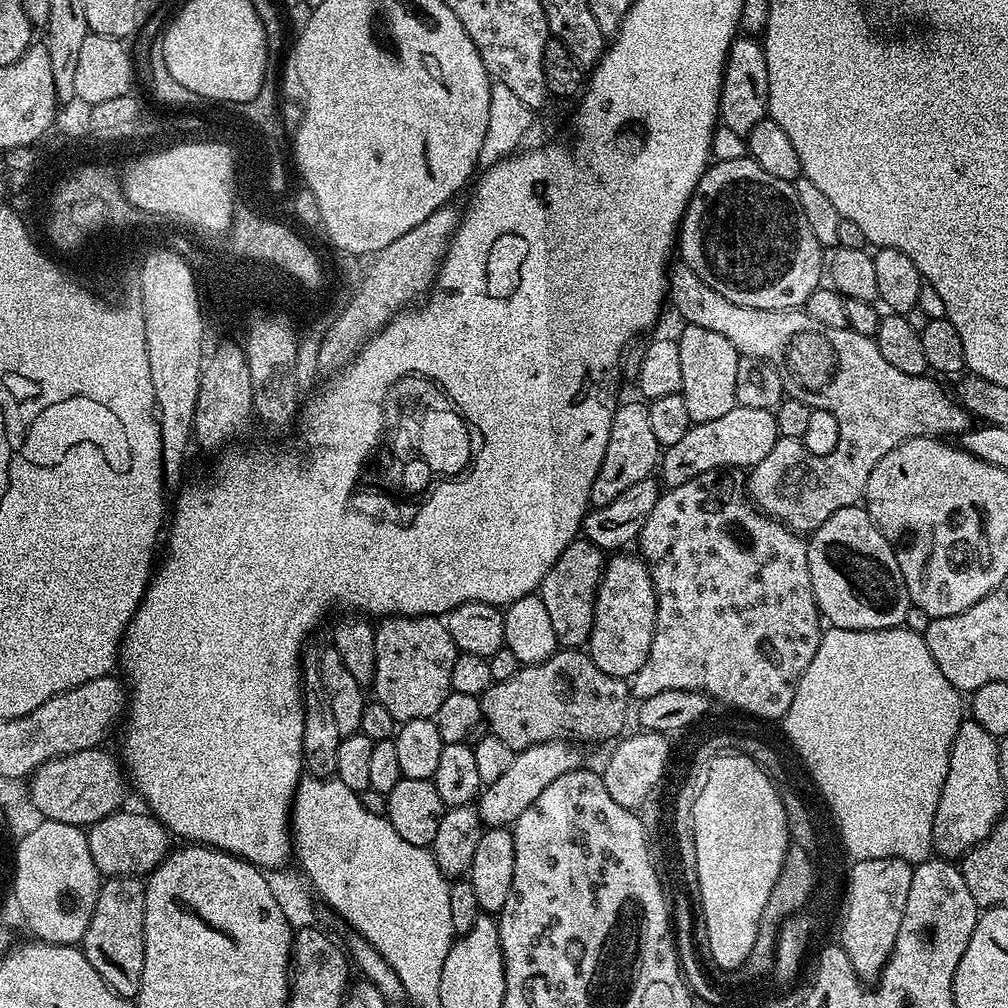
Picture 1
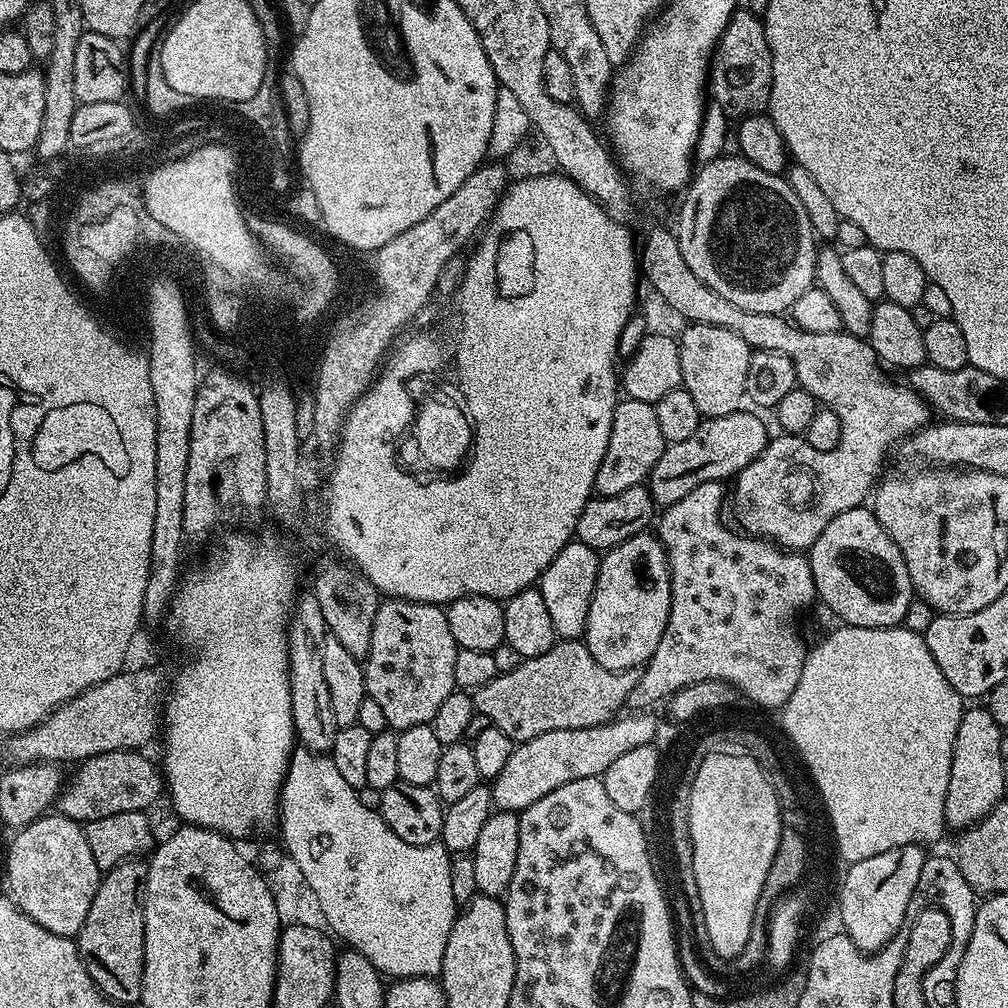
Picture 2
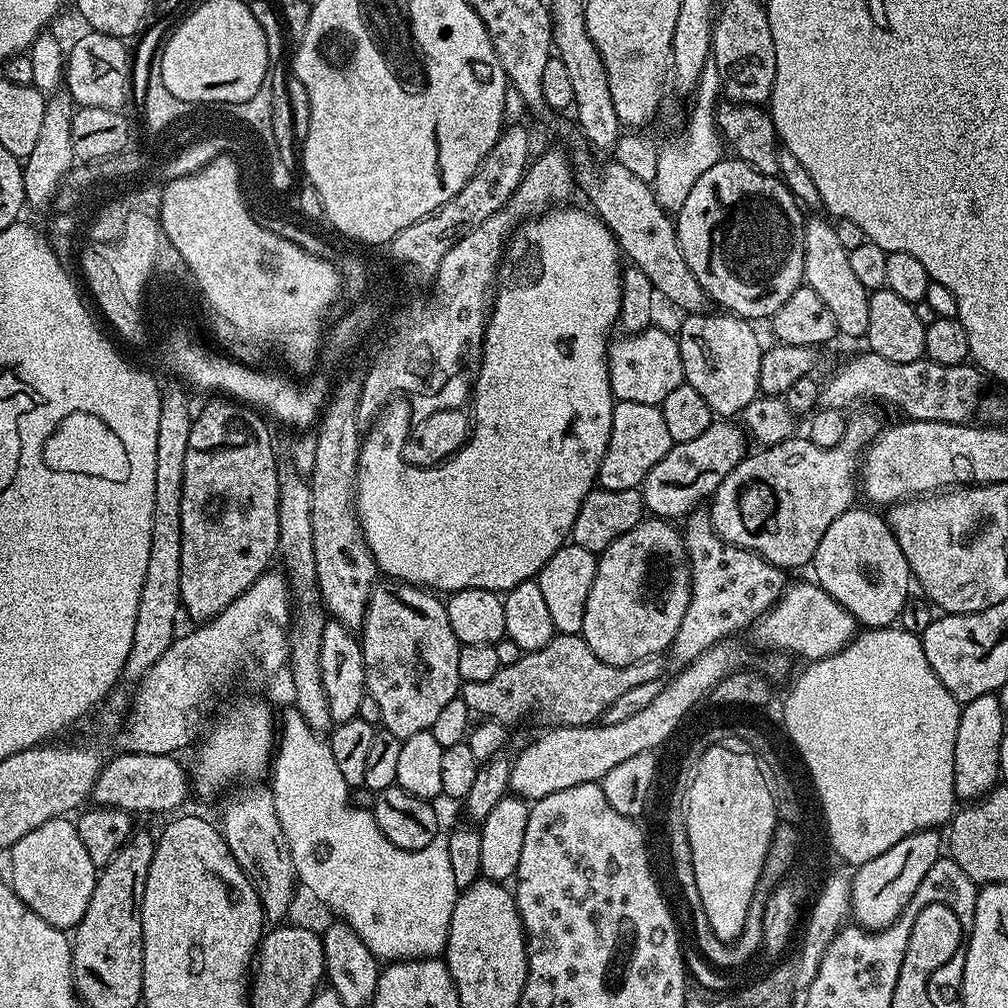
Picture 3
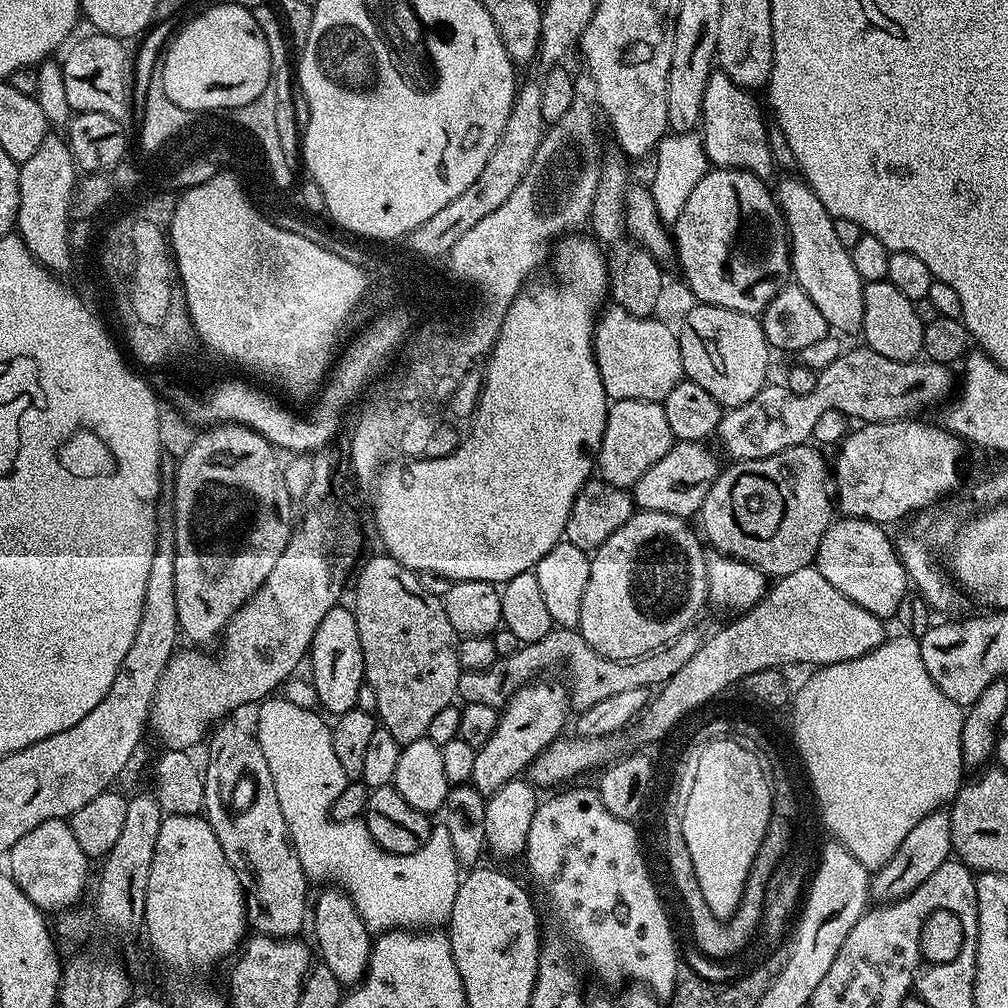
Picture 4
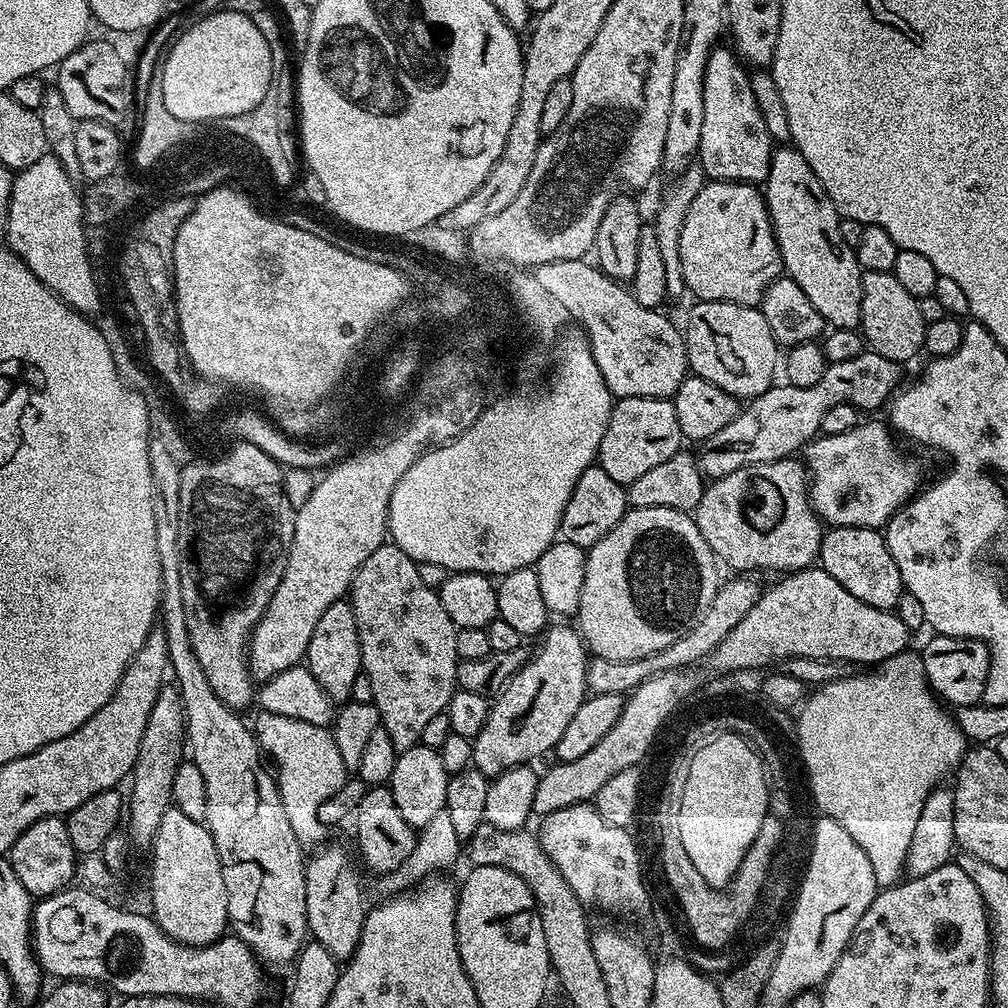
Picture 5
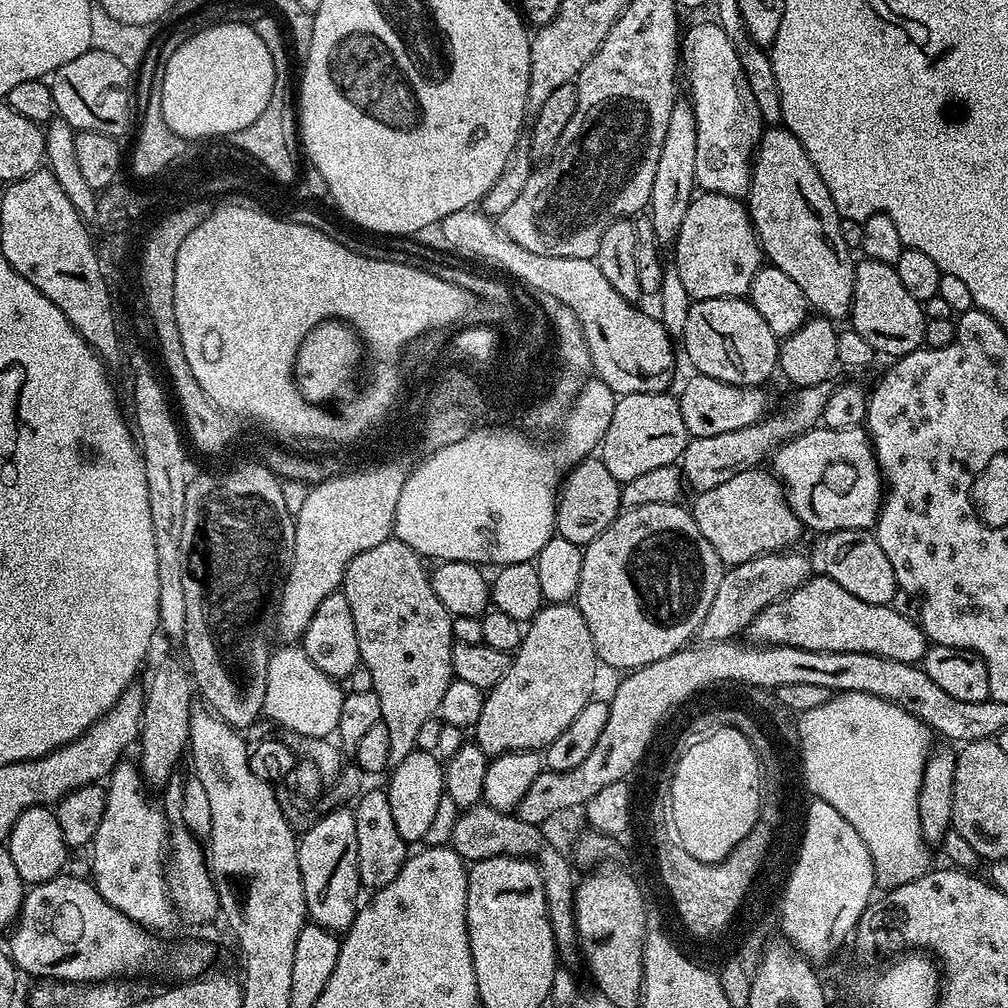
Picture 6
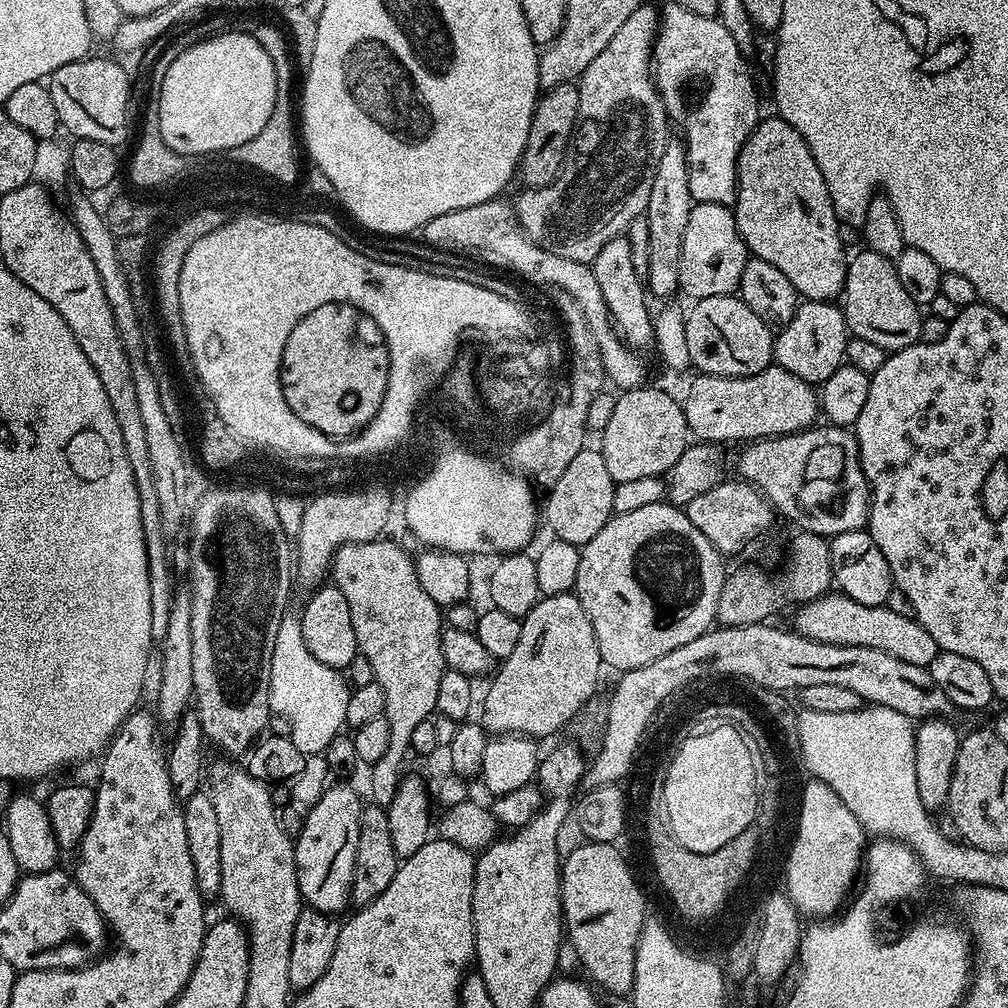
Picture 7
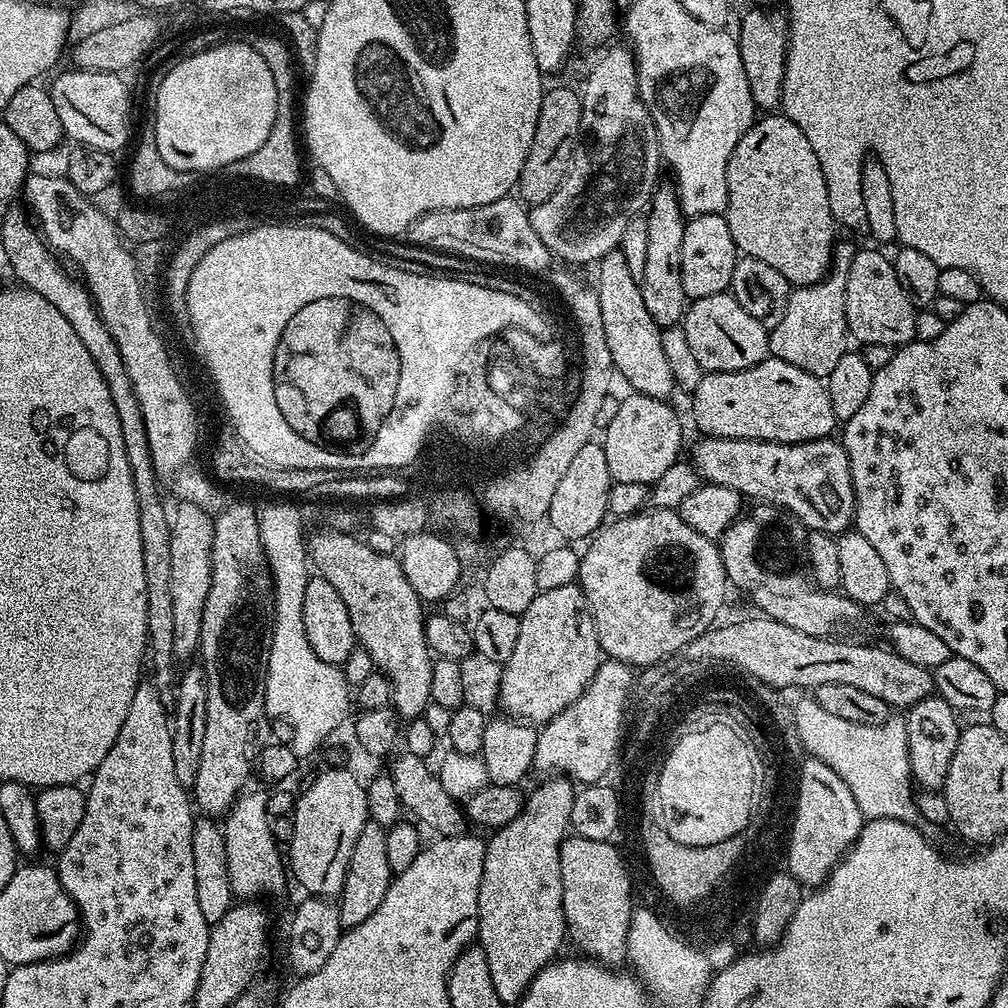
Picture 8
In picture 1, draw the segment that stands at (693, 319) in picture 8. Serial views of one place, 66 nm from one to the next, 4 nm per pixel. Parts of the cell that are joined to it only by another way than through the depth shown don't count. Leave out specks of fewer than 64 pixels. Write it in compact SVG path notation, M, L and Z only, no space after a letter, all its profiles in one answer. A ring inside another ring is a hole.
M685 324L680 340L677 340L678 358L682 361L682 386L680 395L686 398L686 410L693 424L714 422L722 414L730 414L738 405L734 385L738 375L740 352L722 334L706 330L702 326Z

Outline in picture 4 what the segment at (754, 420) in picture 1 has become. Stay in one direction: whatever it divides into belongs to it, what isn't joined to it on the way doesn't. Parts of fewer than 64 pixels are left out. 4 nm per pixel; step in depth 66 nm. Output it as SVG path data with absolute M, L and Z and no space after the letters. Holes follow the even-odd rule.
M699 440L673 443L672 449L658 462L654 462L654 466L650 466L650 470L646 470L646 474L642 474L642 478L638 478L638 482L631 489L635 507L646 512L661 512L685 518L695 517L710 486L719 478L722 471L721 457L716 457L708 446Z

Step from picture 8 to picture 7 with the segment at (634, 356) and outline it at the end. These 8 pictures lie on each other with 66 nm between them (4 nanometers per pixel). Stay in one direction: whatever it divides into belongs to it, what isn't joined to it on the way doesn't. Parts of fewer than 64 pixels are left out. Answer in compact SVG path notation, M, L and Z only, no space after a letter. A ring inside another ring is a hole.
M621 234L610 238L602 250L593 258L590 265L594 278L598 278L598 286L602 289L602 296L606 298L608 313L612 316L612 326L621 340L629 348L645 350L652 348L653 341L653 313L648 313L649 293L646 291L645 281L634 271L634 258L630 254L630 242L627 235Z

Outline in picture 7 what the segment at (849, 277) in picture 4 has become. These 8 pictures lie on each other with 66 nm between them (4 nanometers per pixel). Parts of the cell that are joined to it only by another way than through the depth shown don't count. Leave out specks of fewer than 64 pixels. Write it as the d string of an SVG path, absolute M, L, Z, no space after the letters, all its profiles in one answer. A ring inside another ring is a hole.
M779 114L771 115L761 119L738 154L734 205L738 234L749 253L755 259L770 262L770 266L782 270L804 300L835 301L844 290L849 257L844 256L846 246L840 237L841 222L830 202L826 178L822 178L822 170L818 170L818 162L814 162L814 154L810 154L810 146L806 146L802 134L798 134L798 130Z

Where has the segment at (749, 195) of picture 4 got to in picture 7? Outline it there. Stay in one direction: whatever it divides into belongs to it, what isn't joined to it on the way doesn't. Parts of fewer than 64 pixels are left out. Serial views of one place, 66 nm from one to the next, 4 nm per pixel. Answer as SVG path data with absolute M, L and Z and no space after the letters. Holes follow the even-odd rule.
M693 203L690 222L686 222L686 234L682 237L682 262L678 266L681 293L692 296L693 301L733 295L740 287L742 270L749 258L729 205Z

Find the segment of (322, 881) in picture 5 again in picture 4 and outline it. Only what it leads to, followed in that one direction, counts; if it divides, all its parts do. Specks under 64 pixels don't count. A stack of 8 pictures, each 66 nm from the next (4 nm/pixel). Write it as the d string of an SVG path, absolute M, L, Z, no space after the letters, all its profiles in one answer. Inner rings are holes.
M335 886L325 887L323 891L317 900L315 897L314 907L310 912L310 928L312 924L316 931L315 951L322 963L334 970L334 978L338 978L341 986L355 986L363 980L368 969L373 937L347 892Z

